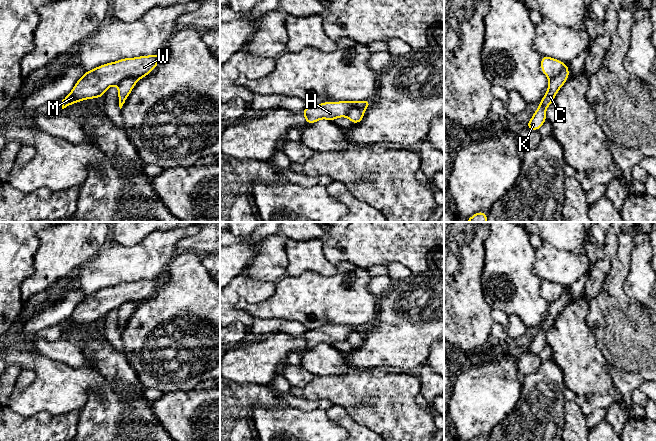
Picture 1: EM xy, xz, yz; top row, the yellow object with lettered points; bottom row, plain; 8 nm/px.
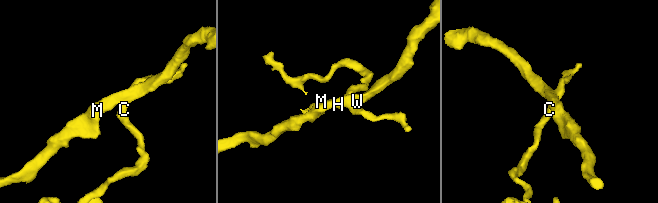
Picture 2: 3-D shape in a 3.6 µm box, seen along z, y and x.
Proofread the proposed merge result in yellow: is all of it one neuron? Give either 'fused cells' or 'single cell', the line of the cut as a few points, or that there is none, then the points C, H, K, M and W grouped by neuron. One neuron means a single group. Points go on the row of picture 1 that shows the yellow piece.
fused cells; cut xy (137, 80), (133, 77), (125, 77), (118, 85); groups C K / H M W

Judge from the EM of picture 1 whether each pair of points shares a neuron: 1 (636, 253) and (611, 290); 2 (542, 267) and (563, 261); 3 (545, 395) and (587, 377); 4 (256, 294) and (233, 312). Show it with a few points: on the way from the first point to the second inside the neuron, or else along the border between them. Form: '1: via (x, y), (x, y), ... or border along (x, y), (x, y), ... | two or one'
1: border along (633, 238), (631, 265), (623, 283) | two
2: via (547, 266), (558, 265) | one
3: border along (557, 364), (562, 371), (563, 383), (567, 387) | two
4: via (248, 294), (240, 294), (232, 304) | one

